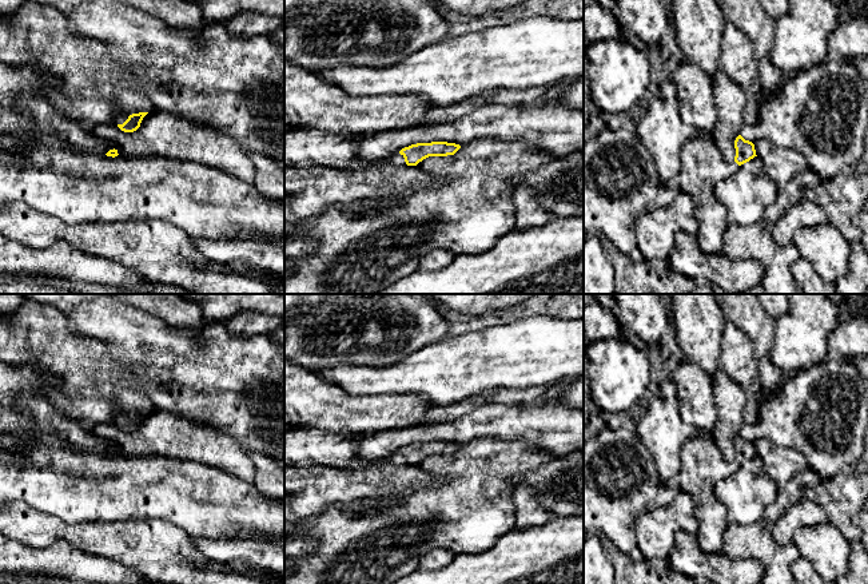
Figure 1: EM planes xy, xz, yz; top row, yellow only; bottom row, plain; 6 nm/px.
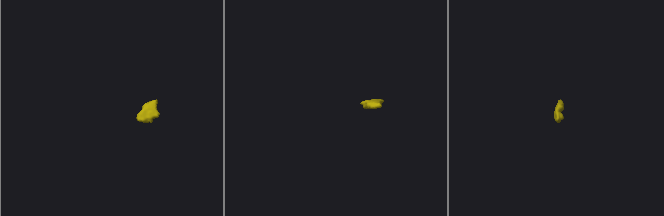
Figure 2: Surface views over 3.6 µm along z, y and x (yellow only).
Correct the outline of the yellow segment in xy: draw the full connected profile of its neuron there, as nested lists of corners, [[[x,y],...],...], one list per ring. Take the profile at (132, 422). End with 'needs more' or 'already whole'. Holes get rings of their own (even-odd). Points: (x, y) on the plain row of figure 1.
[[[118,388],[114,398],[119,412],[115,422],[124,432],[136,430],[143,417],[155,409],[150,397],[143,392]]]; needs more

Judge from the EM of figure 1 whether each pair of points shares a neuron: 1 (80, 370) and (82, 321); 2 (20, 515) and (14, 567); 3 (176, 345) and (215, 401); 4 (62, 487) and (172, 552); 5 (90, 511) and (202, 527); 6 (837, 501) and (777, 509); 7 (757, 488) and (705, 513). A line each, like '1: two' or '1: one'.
1: two
2: two
3: one
4: two
5: one
6: two
7: two

